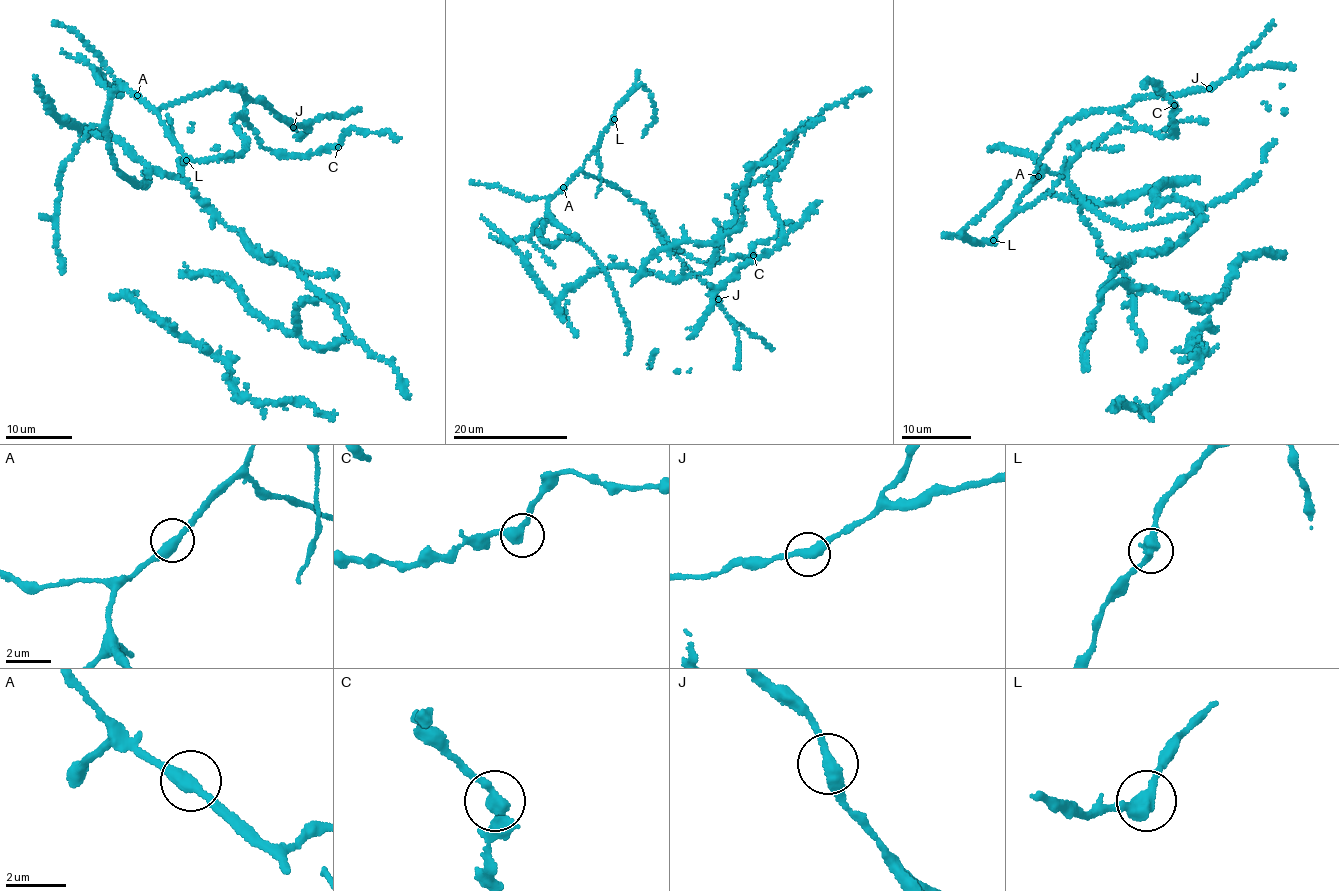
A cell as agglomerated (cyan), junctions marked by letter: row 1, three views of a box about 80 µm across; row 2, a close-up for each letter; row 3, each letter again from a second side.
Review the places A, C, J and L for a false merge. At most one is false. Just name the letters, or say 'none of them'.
none of them

